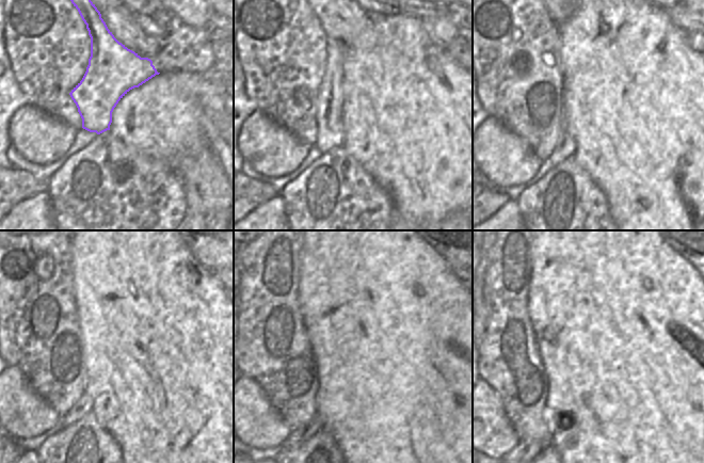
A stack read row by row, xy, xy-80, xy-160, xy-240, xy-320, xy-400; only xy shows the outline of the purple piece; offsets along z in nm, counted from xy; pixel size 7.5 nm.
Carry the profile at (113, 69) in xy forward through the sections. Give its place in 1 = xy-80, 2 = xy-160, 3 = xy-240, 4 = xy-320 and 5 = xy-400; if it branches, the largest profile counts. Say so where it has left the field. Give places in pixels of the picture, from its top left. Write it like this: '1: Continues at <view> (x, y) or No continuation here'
1: Continues at xy-80 (330, 131)
2: Continues at xy-160 (565, 147)
3: Continues at xy-240 (82, 406)
4: Continues at xy-320 (296, 438)
5: Continues at xy-400 (529, 447).

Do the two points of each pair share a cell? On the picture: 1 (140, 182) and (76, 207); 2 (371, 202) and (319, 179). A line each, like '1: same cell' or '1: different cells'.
1: same cell
2: same cell

